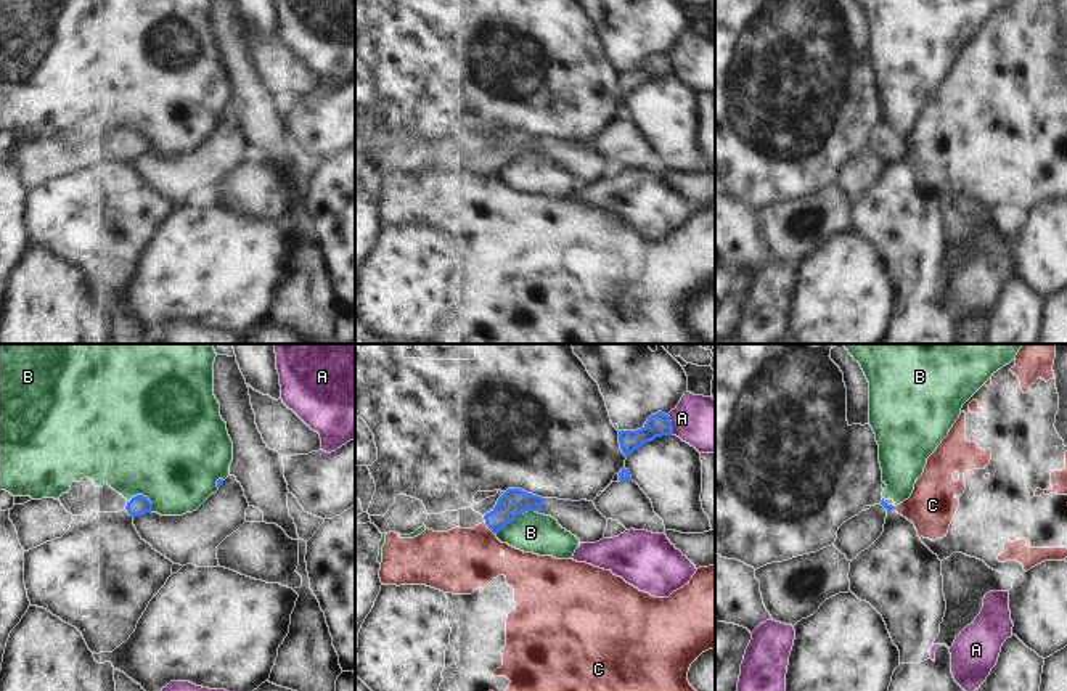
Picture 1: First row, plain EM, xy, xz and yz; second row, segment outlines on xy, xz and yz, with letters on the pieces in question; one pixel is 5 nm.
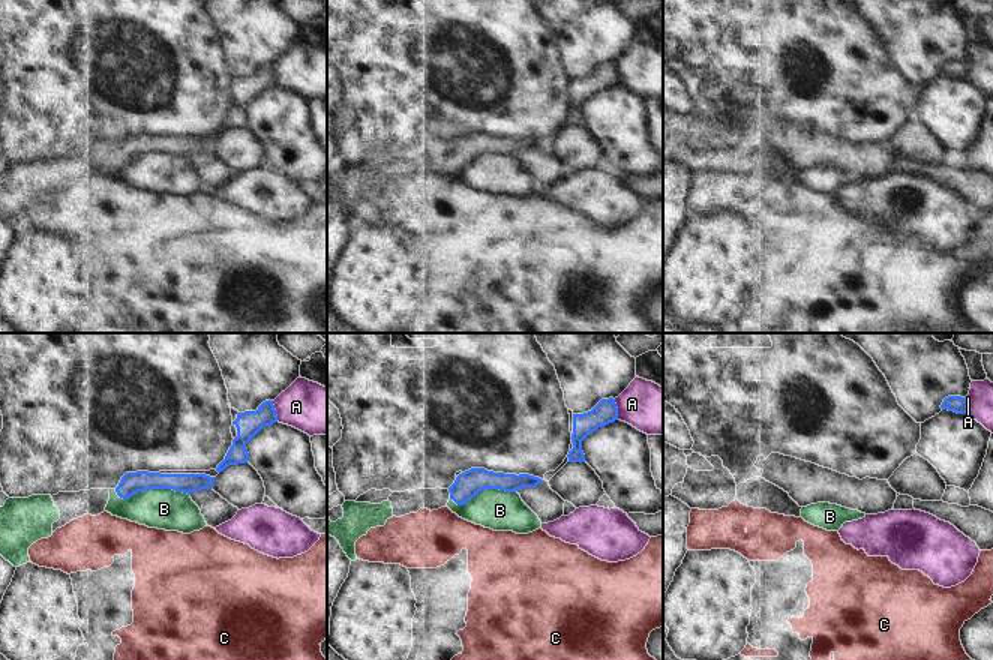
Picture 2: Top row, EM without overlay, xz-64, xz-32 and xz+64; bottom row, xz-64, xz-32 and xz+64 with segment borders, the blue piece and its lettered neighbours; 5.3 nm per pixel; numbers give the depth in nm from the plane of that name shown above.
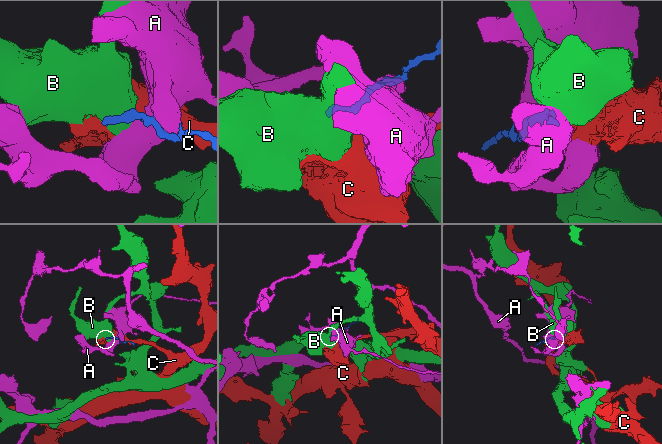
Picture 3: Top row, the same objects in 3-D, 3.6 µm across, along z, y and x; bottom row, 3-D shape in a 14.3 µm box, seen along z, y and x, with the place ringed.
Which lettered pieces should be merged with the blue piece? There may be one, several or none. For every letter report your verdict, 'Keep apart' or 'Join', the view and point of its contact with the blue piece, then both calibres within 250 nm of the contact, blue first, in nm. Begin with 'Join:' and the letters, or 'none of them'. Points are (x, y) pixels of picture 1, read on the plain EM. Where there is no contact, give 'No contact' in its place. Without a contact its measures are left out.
Join: none of them
A: Keep apart. Touches blue at xz (670, 65). Thickness 120 nm (blue) against 280 nm
B: Keep apart. Touches blue at xy (142, 135). Thickness 100 nm (blue) against 500 nm
C: Keep apart. Touches blue at xz (489, 167). Thickness 140 nm (blue) against 320 nm.

